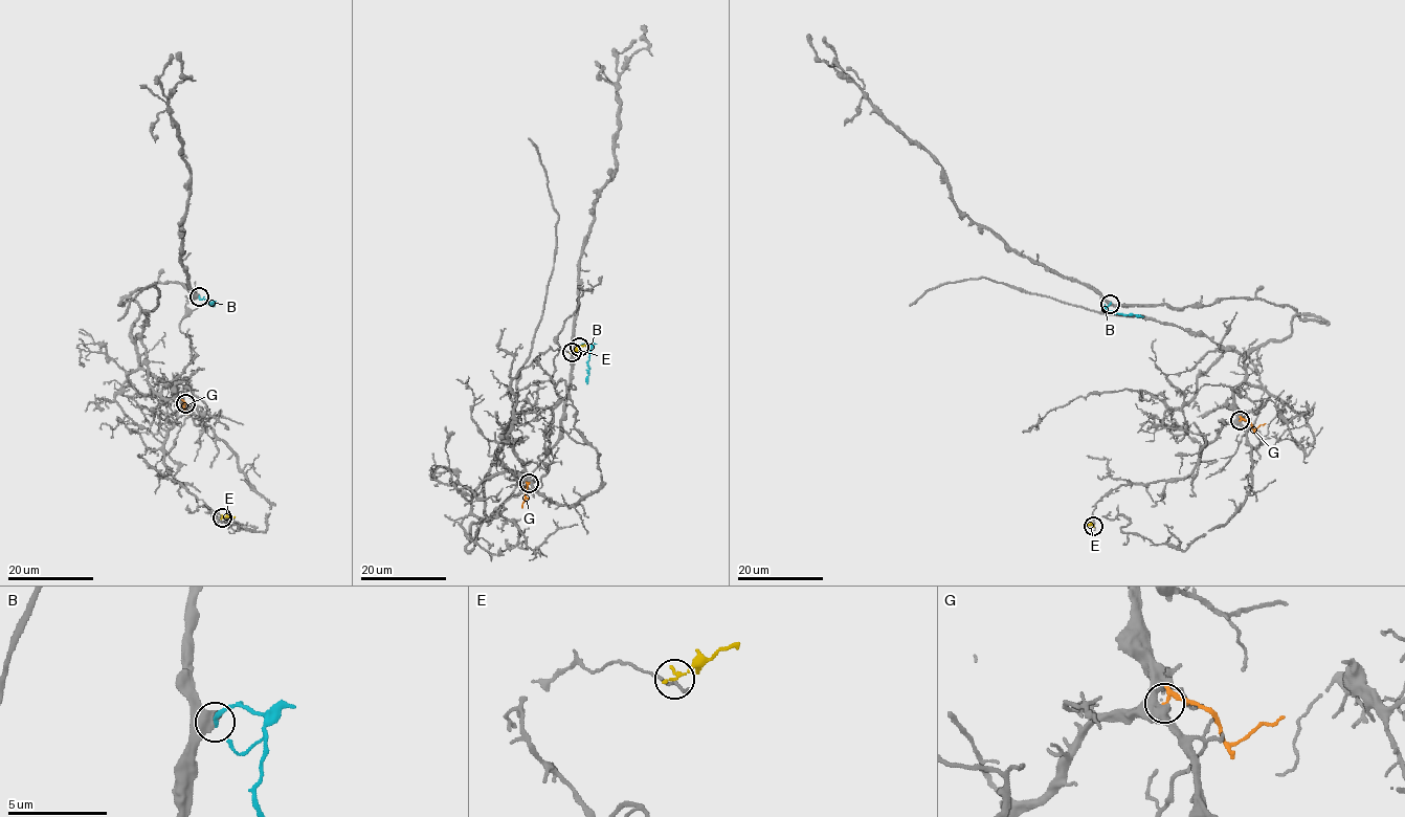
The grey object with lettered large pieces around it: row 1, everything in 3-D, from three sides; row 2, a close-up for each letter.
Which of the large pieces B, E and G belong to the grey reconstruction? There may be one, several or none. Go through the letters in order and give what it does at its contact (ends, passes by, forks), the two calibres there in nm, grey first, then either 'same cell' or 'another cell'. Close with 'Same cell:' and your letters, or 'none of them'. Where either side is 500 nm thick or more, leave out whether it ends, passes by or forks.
B: 700 nm thick on the grey side, 200 nm on the other; another cell
E: it ends there; 110 nm thick on the grey side, 190 nm on the other; another cell
G: it ends there; 480 nm thick on the grey side, 200 nm on the other; another cell
Same cell: none of them

